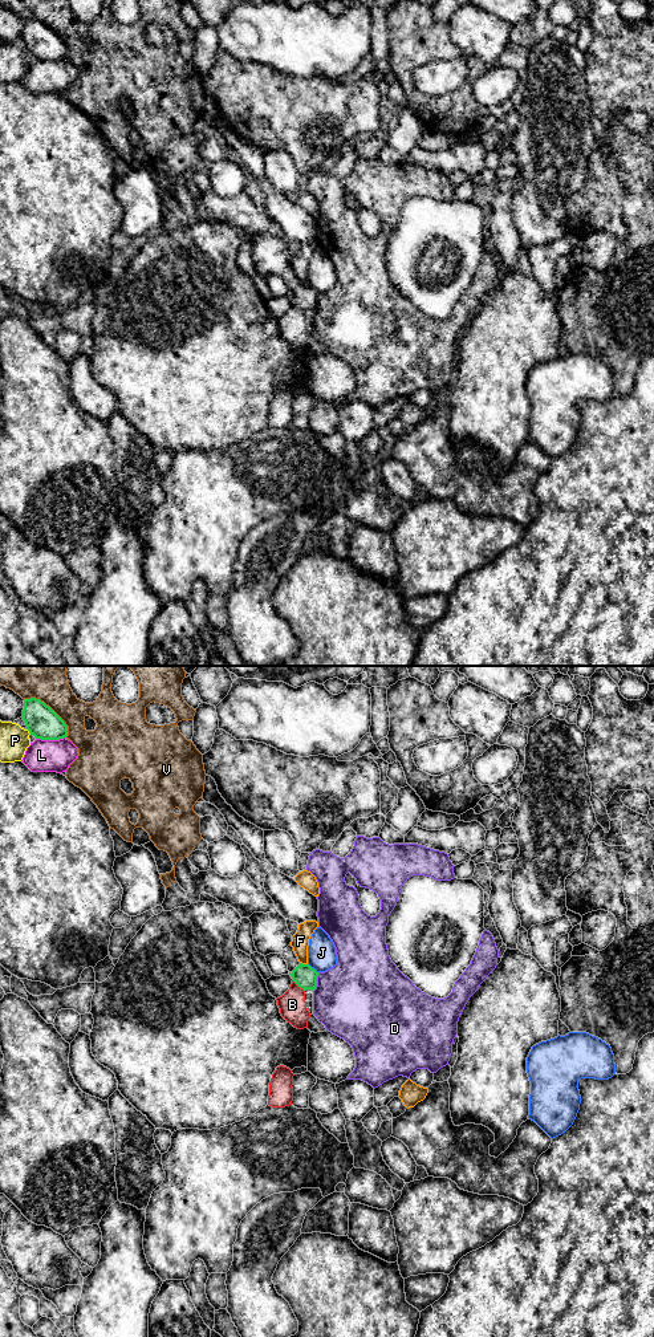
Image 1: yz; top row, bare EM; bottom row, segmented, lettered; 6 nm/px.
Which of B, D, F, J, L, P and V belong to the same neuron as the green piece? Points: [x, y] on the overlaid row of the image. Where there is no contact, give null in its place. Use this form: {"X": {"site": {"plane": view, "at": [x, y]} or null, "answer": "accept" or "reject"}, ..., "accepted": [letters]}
{"B": {"site": {"plane": "yz", "at": [299, 986]}, "answer": "accept"}, "D": {"site": {"plane": "yz", "at": [316, 982]}, "answer": "reject"}, "F": {"site": {"plane": "yz", "at": [304, 964]}, "answer": "reject"}, "J": {"site": {"plane": "yz", "at": [313, 968]}, "answer": "reject"}, "L": {"site": {"plane": "yz", "at": [51, 739]}, "answer": "reject"}, "P": {"site": {"plane": "yz", "at": [28, 730]}, "answer": "reject"}, "V": {"site": {"plane": "yz", "at": [52, 710]}, "answer": "reject"}, "accepted": ["B"]}

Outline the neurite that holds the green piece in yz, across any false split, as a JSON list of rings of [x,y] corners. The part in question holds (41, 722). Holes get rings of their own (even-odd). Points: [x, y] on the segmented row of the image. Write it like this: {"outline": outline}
{"outline": [[[40,699],[24,700],[23,720],[36,739],[60,740],[68,736],[65,722]]]}

